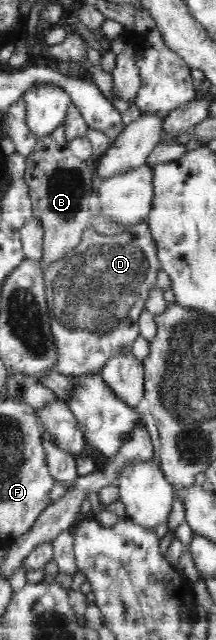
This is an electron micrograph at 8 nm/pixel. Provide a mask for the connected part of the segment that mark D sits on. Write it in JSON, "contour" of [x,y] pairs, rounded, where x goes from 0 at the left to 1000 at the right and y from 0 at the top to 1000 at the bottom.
{"contour":[[[667,345],[634,350],[593,352],[588,358],[546,364],[542,367],[477,367],[440,363],[421,355],[380,367],[380,375],[333,392],[315,394],[282,406],[259,406],[231,417],[213,419],[204,425],[208,438],[208,461],[218,466],[218,477],[231,488],[231,514],[241,516],[245,530],[255,534],[264,561],[255,566],[255,577],[301,584],[306,588],[380,588],[417,583],[463,583],[481,569],[537,548],[602,548],[611,538],[639,528],[644,509],[639,500],[662,484],[676,484],[671,475],[699,450],[722,448],[722,438],[731,423],[745,419],[741,406],[727,400],[722,378],[690,361],[685,347]]]}

